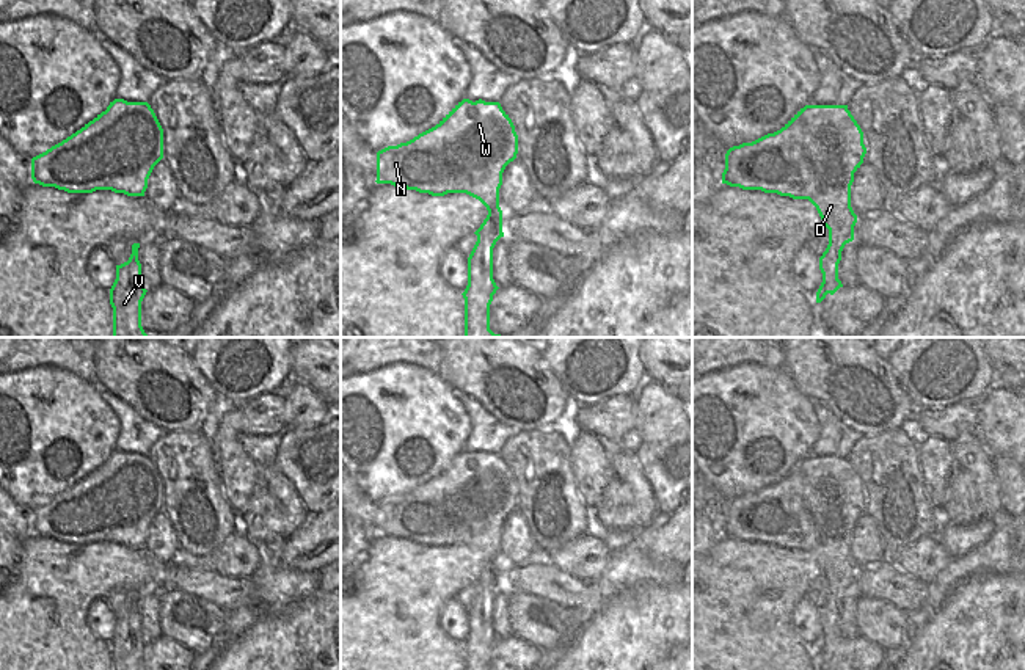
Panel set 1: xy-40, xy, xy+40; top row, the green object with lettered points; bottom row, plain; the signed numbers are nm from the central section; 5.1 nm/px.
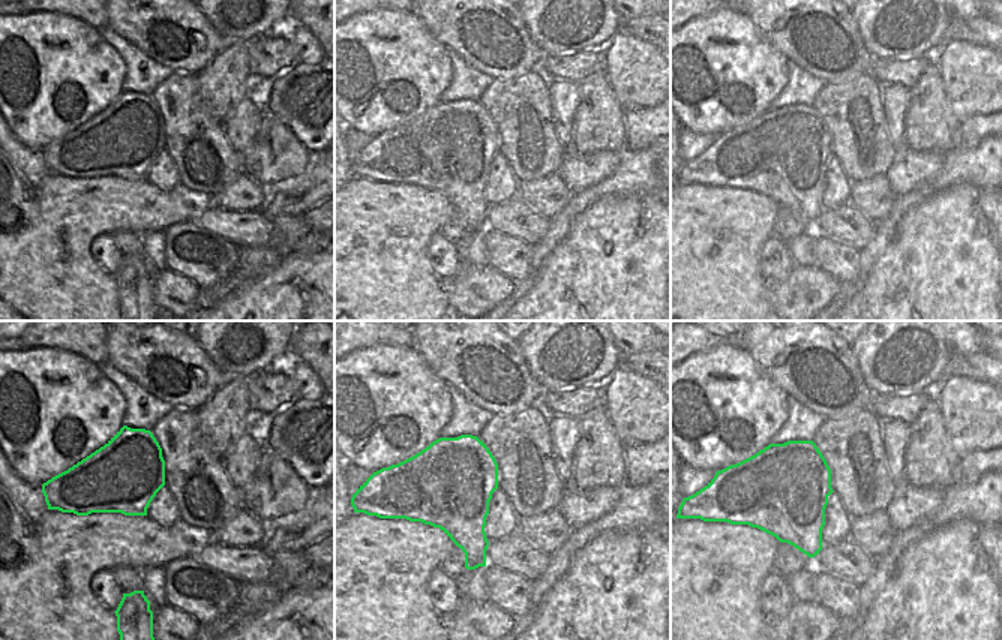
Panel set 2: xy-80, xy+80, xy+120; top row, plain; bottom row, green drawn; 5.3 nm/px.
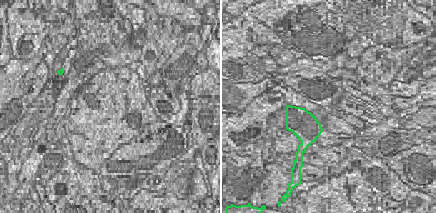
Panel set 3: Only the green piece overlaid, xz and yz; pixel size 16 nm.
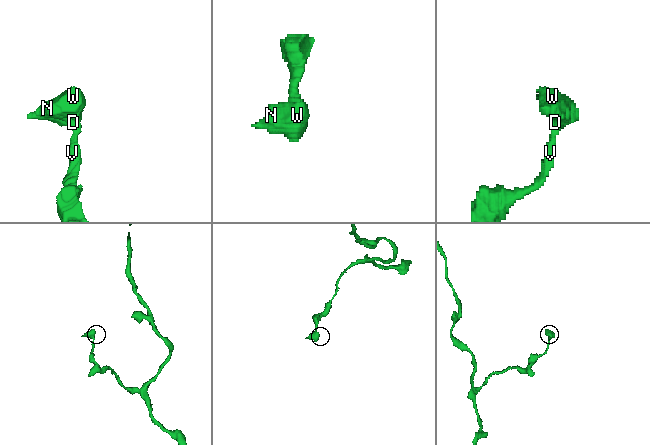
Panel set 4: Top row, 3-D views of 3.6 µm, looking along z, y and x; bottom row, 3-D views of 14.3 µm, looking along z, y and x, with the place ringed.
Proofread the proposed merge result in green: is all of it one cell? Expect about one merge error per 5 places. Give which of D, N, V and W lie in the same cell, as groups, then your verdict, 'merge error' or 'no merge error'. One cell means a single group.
D N V W; no merge error

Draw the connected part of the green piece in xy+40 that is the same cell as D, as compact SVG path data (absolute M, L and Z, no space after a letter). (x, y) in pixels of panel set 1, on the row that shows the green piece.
M805 105L780 130L725 154L722 184L808 199L816 207L829 229L816 303L843 287L838 264L857 223L851 185L865 154L863 132L848 105Z

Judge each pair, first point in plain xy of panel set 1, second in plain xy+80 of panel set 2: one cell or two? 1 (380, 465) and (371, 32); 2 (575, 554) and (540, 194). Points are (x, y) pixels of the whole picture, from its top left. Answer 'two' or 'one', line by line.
1: one
2: one

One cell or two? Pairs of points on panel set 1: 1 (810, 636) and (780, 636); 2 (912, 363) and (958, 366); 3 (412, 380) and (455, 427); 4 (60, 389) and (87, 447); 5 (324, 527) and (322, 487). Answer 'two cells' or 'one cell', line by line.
1: two cells
2: one cell
3: one cell
4: one cell
5: two cells

